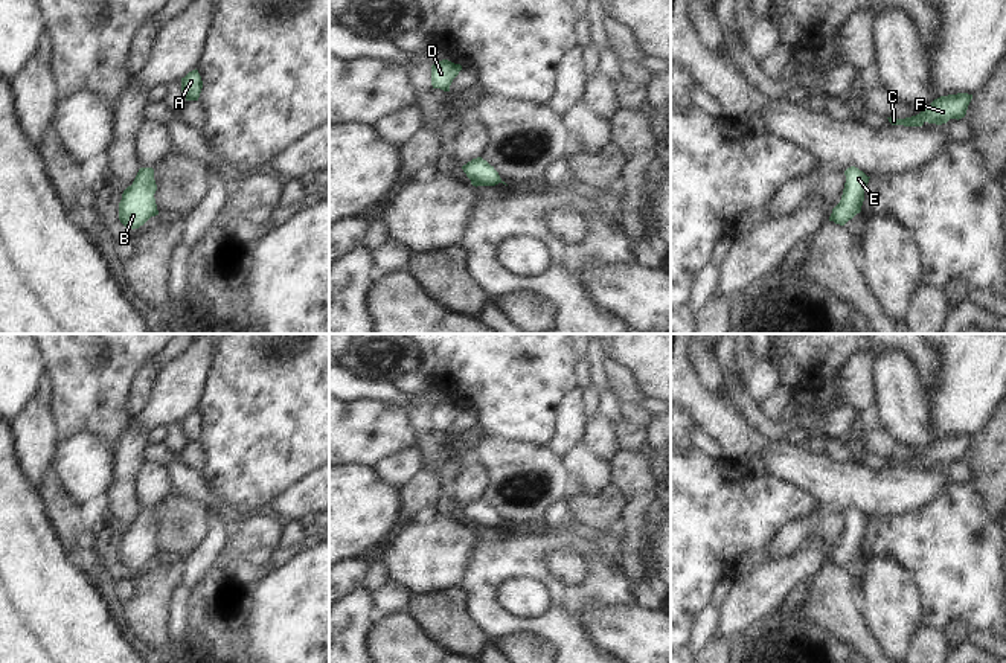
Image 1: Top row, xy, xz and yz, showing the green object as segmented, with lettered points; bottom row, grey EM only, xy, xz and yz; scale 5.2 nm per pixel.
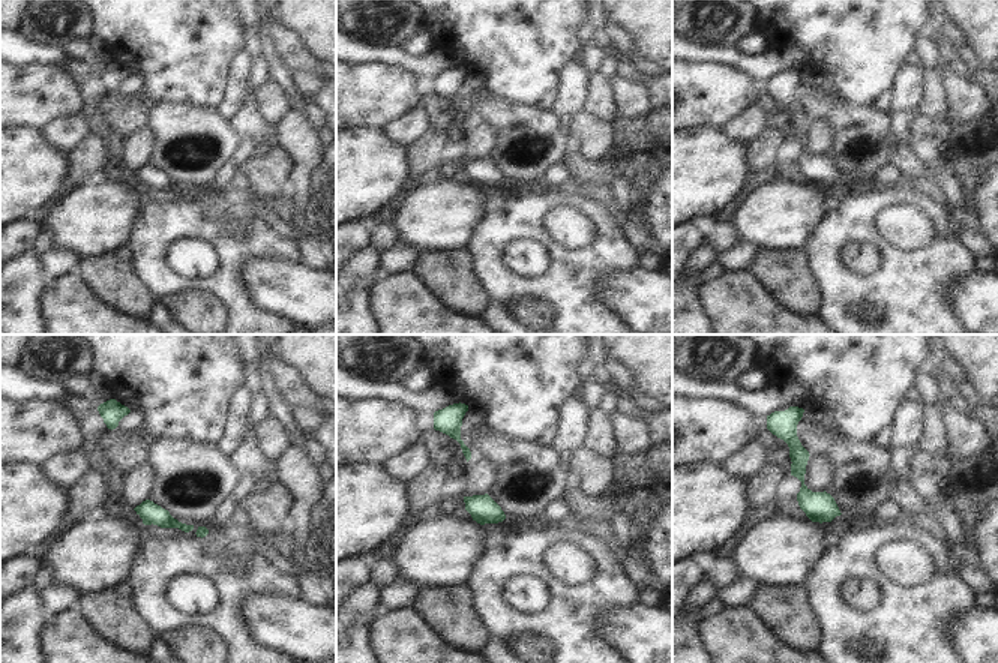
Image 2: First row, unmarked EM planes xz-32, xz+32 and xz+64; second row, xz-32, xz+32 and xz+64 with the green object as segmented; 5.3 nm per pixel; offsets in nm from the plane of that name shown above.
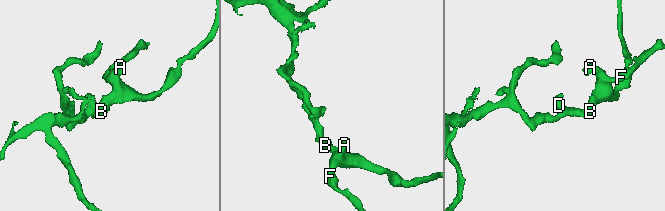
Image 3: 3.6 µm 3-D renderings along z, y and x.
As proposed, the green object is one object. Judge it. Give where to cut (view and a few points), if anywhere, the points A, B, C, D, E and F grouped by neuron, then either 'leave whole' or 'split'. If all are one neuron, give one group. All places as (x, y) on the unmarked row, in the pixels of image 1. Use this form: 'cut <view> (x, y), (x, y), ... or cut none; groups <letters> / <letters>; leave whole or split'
cut none; groups A B C D E F; leave whole

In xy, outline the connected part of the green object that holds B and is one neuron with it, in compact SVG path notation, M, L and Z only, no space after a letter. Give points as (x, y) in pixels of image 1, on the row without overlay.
M140 509L133 526L128 527L119 544L119 561L128 570L139 570L151 558L159 556L154 535L157 526L152 509Z

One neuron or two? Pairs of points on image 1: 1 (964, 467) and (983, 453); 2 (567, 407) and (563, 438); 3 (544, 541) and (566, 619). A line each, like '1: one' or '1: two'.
1: two
2: one
3: one

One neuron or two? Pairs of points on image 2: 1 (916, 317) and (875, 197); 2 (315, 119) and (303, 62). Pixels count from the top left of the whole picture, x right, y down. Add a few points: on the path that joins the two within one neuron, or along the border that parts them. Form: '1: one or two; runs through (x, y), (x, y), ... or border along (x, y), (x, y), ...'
1: one; runs through (910, 287), (890, 254), (866, 227)
2: two; border along (275, 56), (288, 72)

